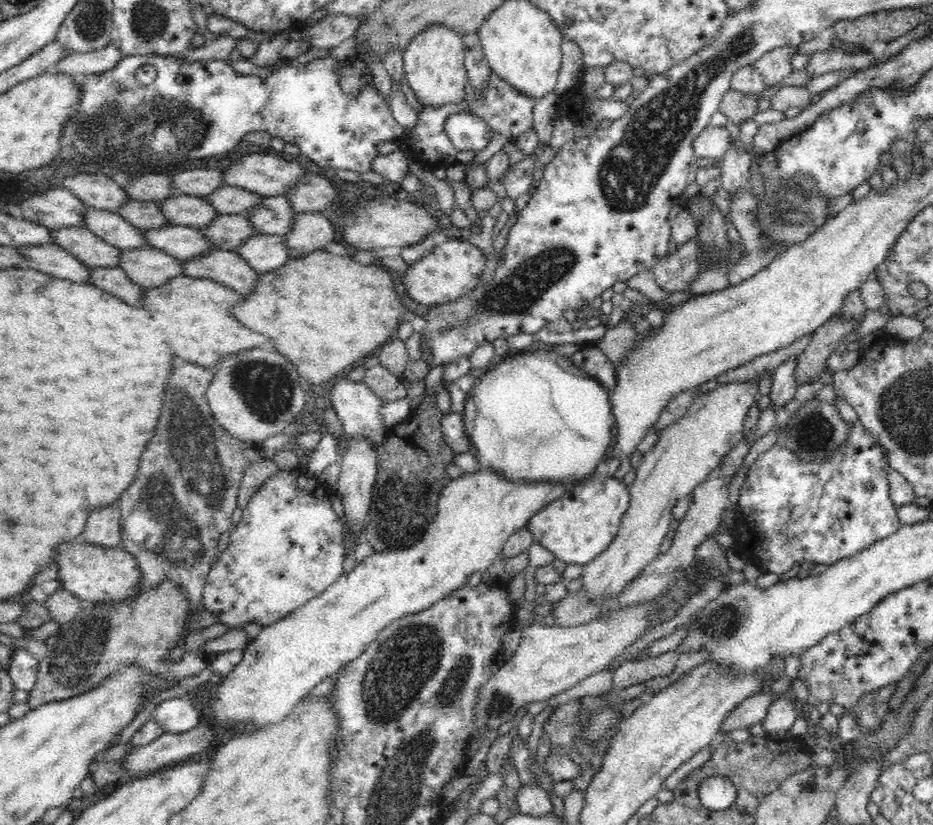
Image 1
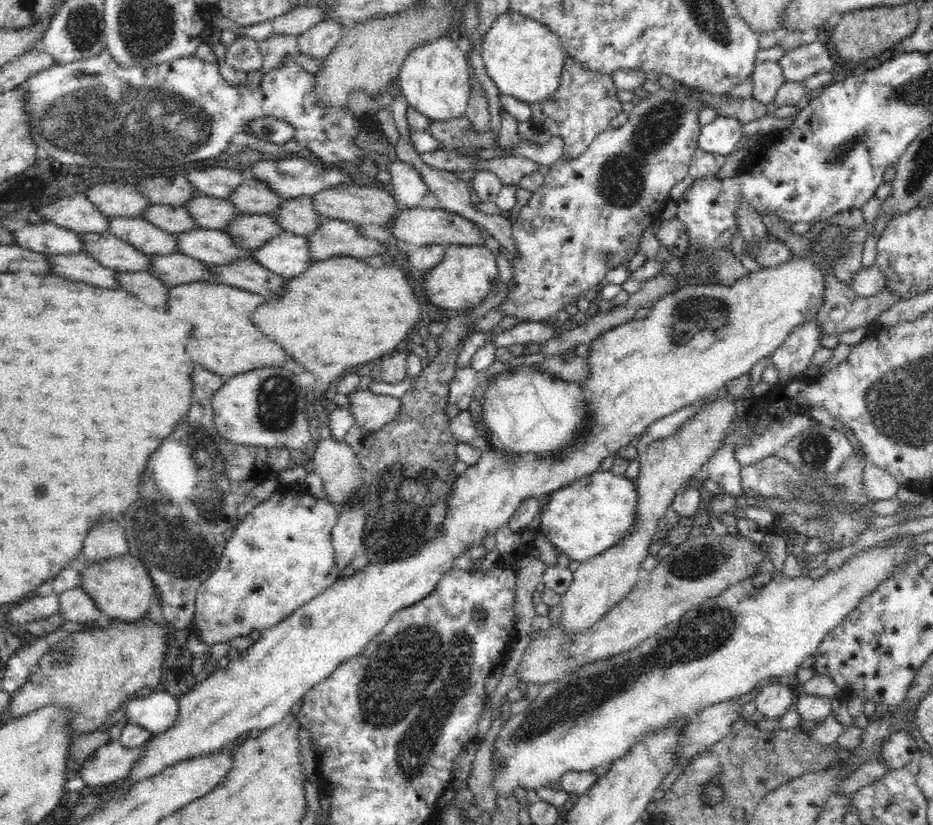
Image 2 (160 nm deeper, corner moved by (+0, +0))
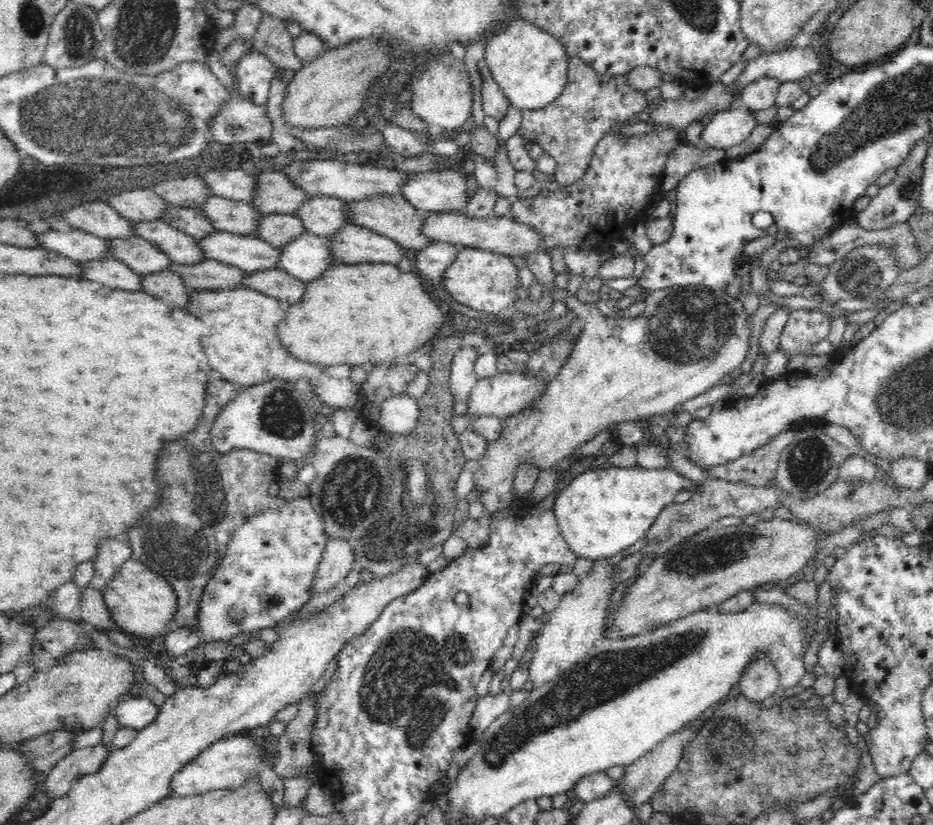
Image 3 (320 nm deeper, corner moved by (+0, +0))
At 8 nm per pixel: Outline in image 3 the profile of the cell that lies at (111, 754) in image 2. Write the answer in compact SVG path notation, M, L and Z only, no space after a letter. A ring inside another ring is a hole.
M104 745L82 748L68 754L62 761L56 763L42 782L41 792L49 799L64 796L76 778L91 775L100 770L101 764L108 760L114 749Z

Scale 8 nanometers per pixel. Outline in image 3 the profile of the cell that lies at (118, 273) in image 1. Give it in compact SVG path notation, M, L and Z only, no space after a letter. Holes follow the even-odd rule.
M168 269L143 276L141 290L181 309L188 306L191 292L196 291L186 287L184 280Z

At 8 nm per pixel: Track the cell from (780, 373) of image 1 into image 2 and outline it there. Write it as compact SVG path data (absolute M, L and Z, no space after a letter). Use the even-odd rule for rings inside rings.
M815 319L799 324L773 352L772 364L779 370L779 382L784 385L796 379L806 379L804 370L808 368L814 352L819 346L822 331Z

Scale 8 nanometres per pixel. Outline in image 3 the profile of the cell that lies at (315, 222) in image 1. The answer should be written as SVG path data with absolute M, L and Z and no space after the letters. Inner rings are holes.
M348 224L330 238L330 255L344 264L390 263L397 265L403 251L396 241L364 226Z

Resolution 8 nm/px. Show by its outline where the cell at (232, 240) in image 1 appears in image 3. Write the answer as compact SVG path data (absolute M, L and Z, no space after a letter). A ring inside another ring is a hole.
M291 213L263 215L254 235L280 249L305 233L300 217Z

